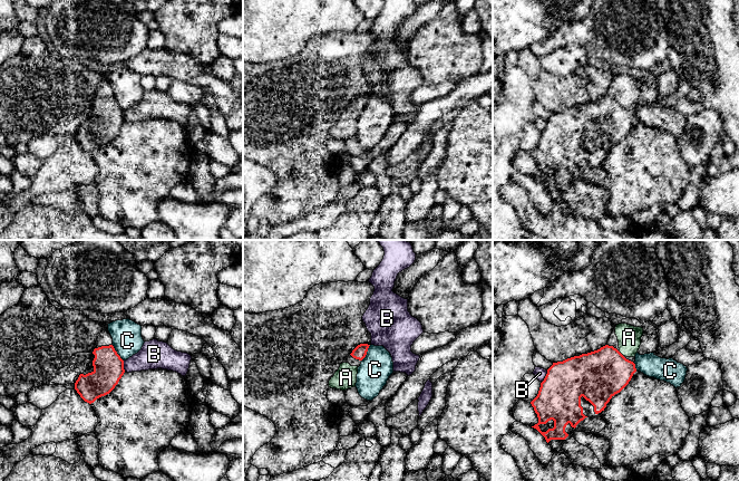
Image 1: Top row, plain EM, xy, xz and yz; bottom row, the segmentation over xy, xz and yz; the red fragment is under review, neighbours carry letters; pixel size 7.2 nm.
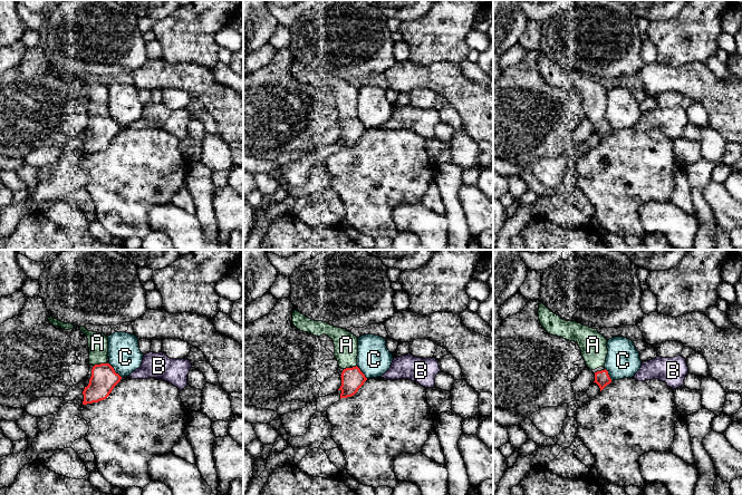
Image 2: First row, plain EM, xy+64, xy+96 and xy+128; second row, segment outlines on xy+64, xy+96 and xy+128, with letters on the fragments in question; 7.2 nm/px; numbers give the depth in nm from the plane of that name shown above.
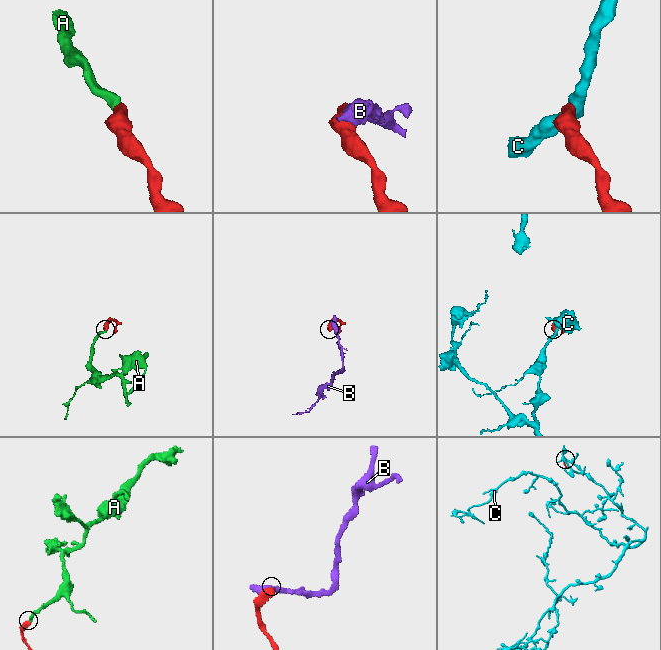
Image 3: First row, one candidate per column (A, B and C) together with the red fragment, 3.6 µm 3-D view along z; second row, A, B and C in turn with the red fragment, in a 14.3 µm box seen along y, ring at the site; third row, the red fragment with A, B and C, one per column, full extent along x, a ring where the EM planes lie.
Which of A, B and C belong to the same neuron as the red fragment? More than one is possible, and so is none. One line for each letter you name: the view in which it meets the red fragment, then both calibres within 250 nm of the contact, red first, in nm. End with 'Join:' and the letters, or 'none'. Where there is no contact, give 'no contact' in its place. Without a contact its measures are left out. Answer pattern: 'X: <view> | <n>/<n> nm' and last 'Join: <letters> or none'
A: yz | 360/170 nm
Join: A

